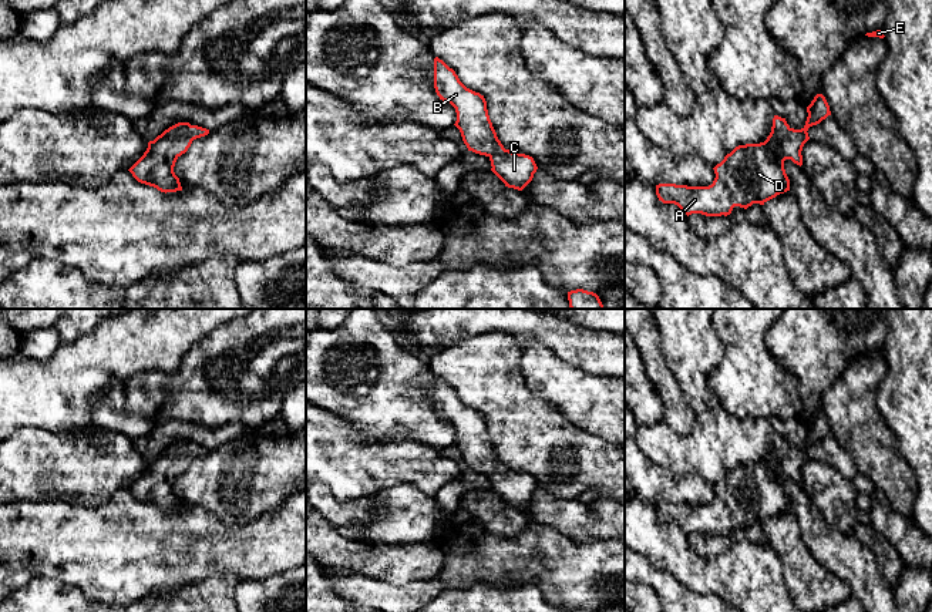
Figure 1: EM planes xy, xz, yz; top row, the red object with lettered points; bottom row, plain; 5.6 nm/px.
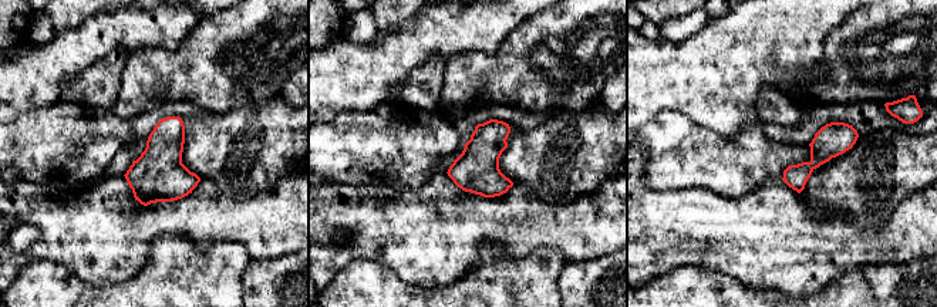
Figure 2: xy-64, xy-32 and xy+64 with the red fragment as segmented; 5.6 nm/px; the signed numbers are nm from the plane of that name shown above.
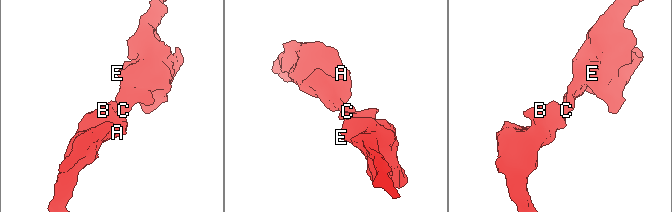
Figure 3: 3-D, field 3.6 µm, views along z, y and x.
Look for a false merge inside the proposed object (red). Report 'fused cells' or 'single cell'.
single cell

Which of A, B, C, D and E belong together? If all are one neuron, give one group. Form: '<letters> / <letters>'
A B C D E

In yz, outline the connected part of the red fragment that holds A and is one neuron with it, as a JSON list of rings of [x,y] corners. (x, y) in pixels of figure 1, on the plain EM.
[[[822,413],[814,416],[807,431],[801,448],[791,447],[785,437],[774,434],[767,458],[736,465],[713,487],[716,497],[709,505],[656,504],[659,519],[677,524],[687,535],[692,532],[727,535],[734,525],[747,528],[753,522],[764,524],[790,510],[784,480],[791,478],[801,485],[801,470],[810,458],[808,447],[831,434]]]

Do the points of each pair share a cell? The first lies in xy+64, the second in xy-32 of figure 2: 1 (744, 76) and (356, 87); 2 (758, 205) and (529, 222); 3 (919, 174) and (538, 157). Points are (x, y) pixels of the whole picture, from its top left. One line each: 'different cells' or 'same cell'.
1: same cell
2: same cell
3: same cell

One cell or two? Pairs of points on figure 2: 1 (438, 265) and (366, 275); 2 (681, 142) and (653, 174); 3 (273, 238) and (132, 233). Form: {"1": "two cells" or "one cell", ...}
{"1": "two cells", "2": "one cell", "3": "one cell"}

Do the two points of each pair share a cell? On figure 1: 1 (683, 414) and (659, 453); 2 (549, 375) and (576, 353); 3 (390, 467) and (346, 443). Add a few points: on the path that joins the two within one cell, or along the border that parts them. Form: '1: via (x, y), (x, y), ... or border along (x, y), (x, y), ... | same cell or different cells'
1: border along (696, 412), (693, 427), (685, 434), (660, 421) | different cells
2: border along (538, 343), (572, 366), (596, 376) | different cells
3: via (379, 466), (369, 466), (357, 454) | same cell

